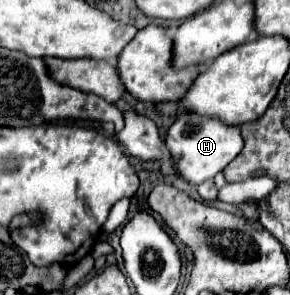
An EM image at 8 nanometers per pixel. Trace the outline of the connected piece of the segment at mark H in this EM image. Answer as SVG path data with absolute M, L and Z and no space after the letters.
M179 112L177 120L173 122L167 134L167 150L171 152L171 160L175 160L175 170L179 178L195 186L223 172L225 166L241 152L241 148L243 148L243 138L239 134L239 128L225 126L219 120L187 112Z

